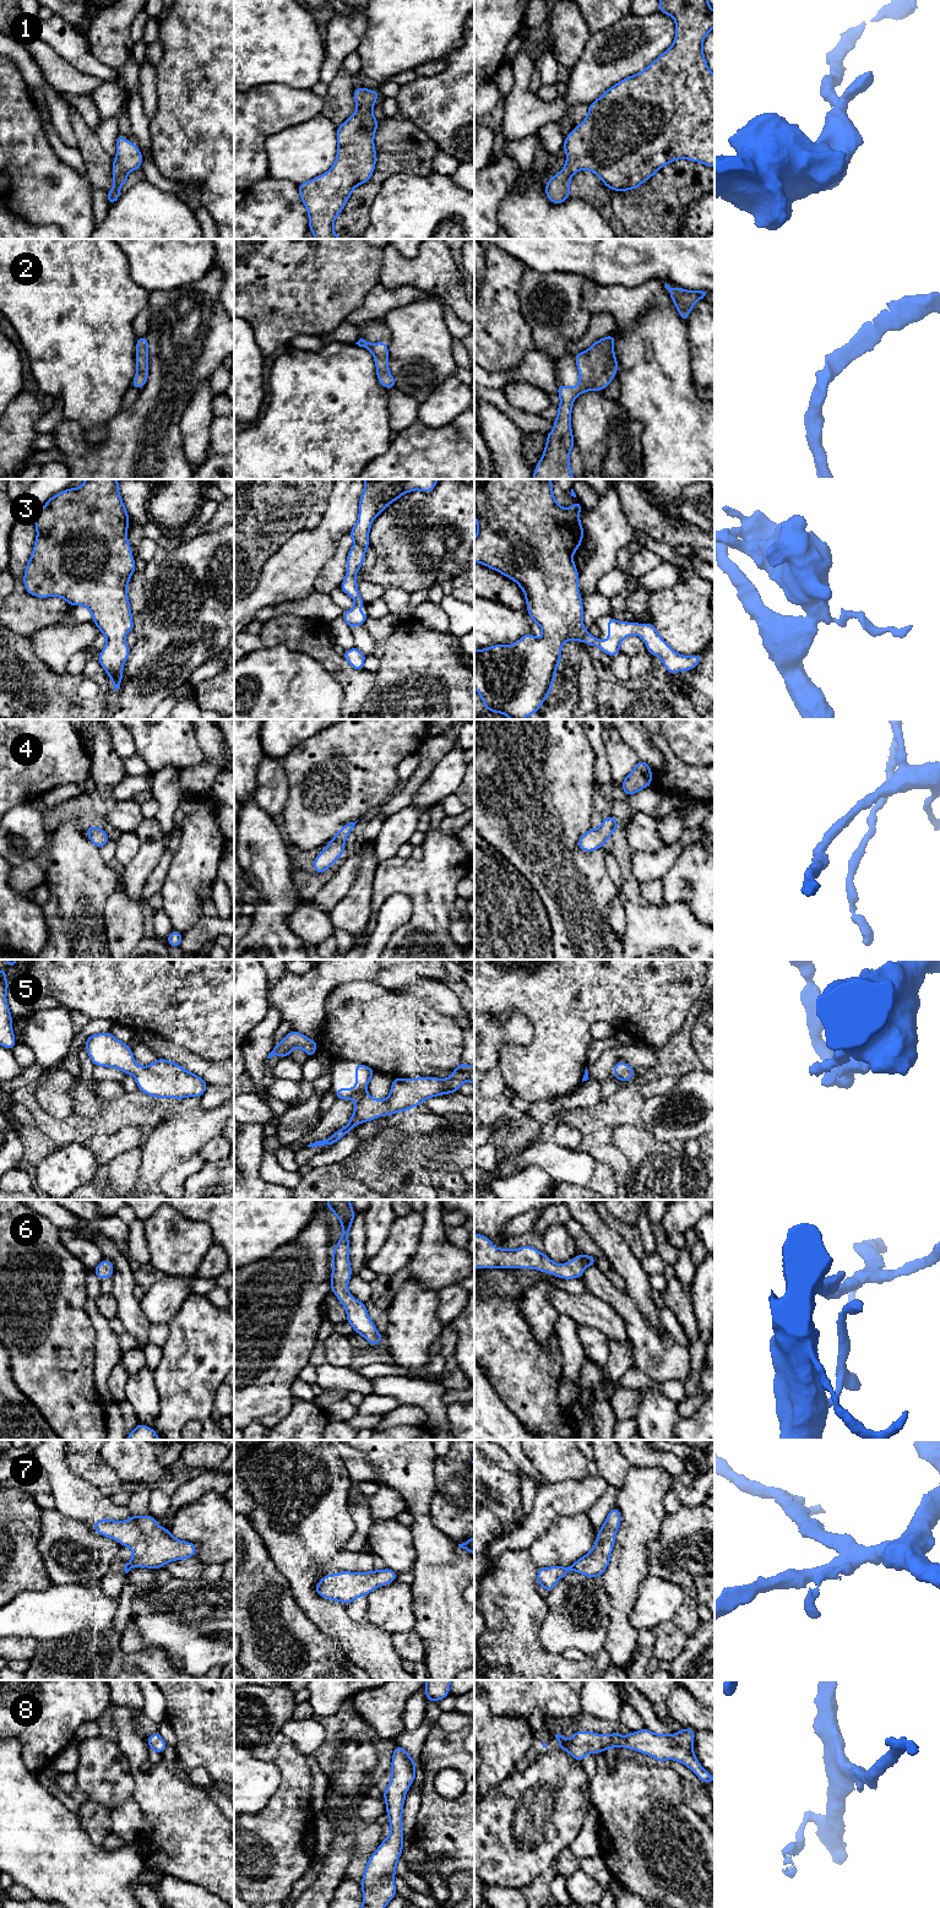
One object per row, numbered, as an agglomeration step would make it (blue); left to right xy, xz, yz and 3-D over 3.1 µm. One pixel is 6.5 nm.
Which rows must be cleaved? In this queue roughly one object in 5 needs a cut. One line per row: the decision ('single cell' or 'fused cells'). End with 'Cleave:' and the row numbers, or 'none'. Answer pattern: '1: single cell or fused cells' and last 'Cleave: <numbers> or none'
1: single cell
2: single cell
3: single cell
4: single cell
5: single cell
6: single cell
7: single cell
8: single cell
Cleave: none

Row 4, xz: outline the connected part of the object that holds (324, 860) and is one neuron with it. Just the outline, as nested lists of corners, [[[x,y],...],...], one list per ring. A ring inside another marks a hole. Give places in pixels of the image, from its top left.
[[[358,821],[343,825],[332,837],[331,842],[325,846],[325,849],[316,855],[313,863],[316,875],[331,868],[331,865],[342,857],[347,836],[353,831]]]

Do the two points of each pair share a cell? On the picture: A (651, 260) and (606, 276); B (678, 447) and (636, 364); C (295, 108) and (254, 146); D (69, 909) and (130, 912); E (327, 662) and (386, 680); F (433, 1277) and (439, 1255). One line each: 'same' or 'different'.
A: same
B: same
C: same
D: different
E: different
F: same

